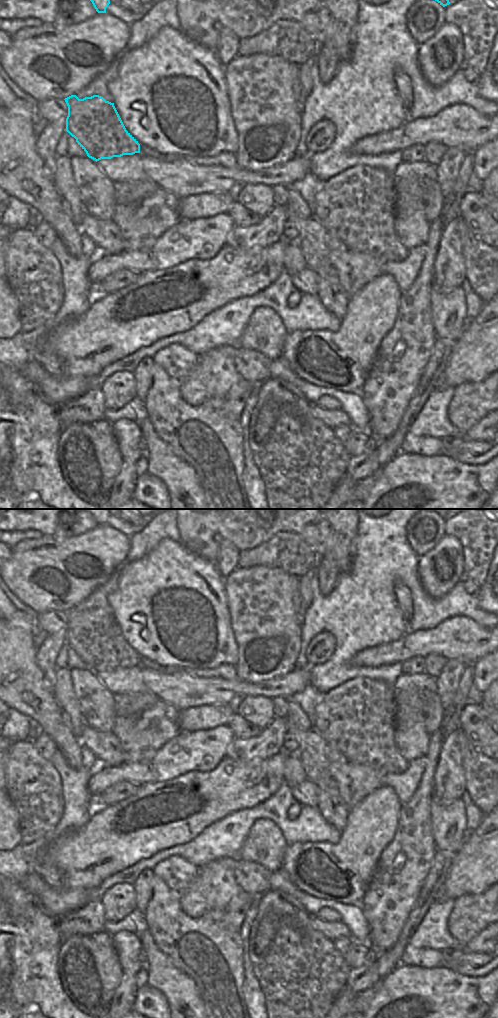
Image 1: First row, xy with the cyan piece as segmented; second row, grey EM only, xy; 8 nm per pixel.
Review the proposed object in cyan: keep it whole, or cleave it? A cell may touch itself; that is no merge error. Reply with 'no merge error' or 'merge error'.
merge error

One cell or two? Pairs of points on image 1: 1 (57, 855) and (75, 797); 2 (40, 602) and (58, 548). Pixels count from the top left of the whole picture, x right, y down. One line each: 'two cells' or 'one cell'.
1: two cells
2: one cell

